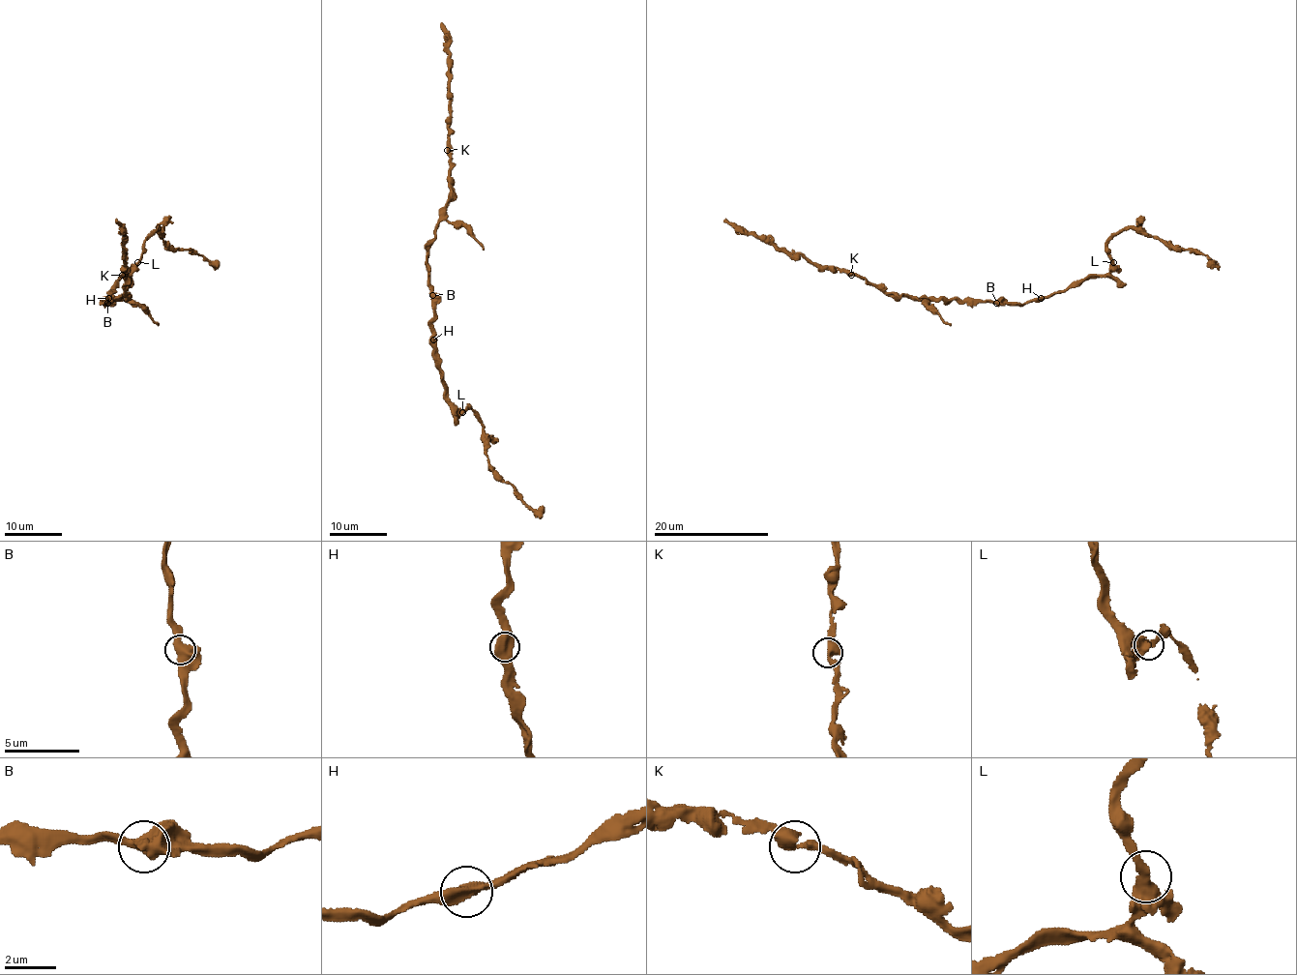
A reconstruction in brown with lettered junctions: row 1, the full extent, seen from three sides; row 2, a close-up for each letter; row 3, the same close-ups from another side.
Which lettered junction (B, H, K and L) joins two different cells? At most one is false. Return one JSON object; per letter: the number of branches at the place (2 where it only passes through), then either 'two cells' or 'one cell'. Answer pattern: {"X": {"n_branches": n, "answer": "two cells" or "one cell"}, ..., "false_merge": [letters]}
{"B": {"n_branches": 2, "answer": "one cell"}, "H": {"n_branches": 2, "answer": "one cell"}, "K": {"n_branches": 2, "answer": "one cell"}, "L": {"n_branches": 2, "answer": "one cell"}, "false_merge": []}

